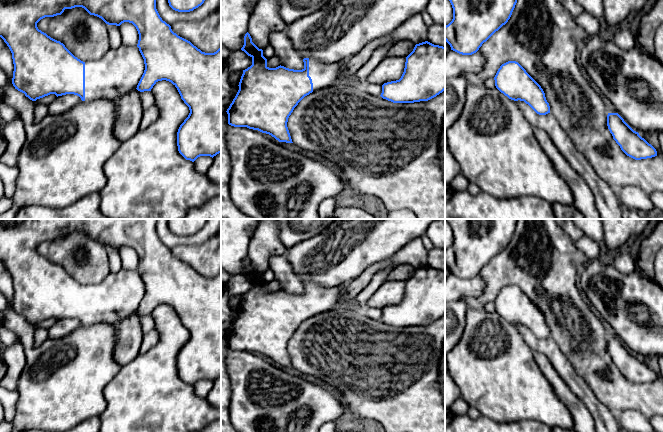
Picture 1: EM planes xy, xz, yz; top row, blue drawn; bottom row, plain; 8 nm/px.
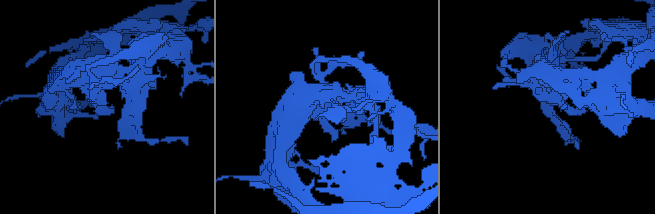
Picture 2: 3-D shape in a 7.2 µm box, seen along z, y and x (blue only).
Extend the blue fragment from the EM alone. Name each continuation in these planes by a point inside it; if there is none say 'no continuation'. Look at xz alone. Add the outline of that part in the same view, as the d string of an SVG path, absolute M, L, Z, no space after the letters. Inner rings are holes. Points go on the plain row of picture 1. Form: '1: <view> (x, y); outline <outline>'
1: xz (323, 299); outline M309 282L309 300L312 303L313 315L335 308L335 305L342 298L346 285L324 287L315 282Z

